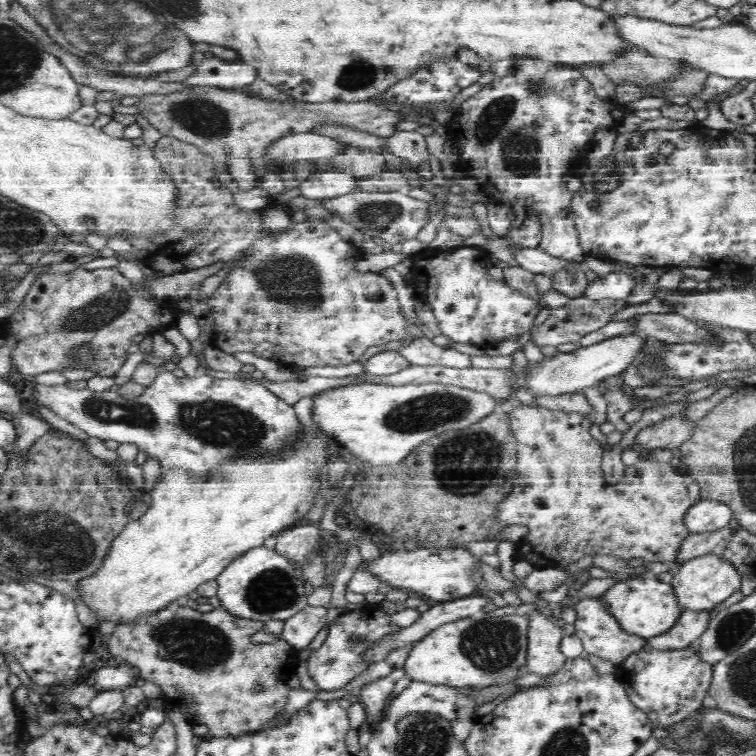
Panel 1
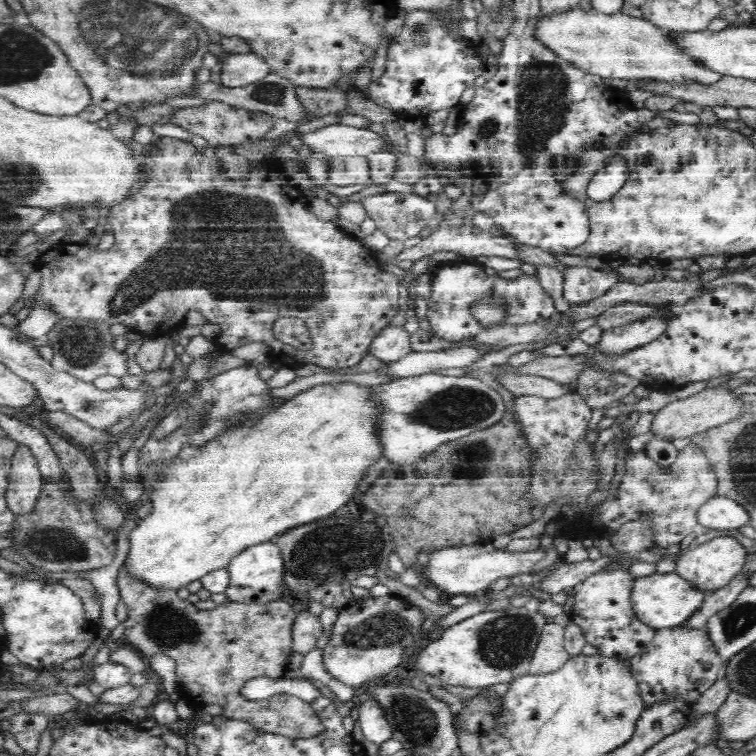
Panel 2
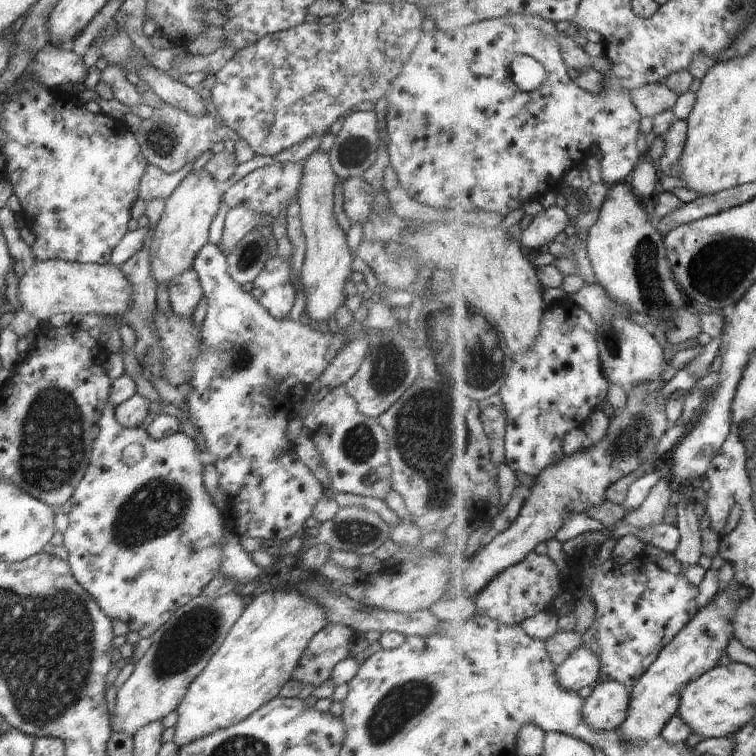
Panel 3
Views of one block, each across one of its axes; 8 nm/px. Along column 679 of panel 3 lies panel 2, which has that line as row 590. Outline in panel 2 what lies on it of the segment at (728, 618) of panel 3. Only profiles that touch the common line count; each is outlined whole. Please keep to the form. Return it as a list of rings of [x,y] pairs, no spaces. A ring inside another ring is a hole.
[[[676,571],[666,574],[656,573],[647,577],[639,577],[632,594],[634,609],[640,619],[656,628],[671,627],[686,623],[694,614],[700,612],[706,598],[711,594],[710,589],[692,583]]]

